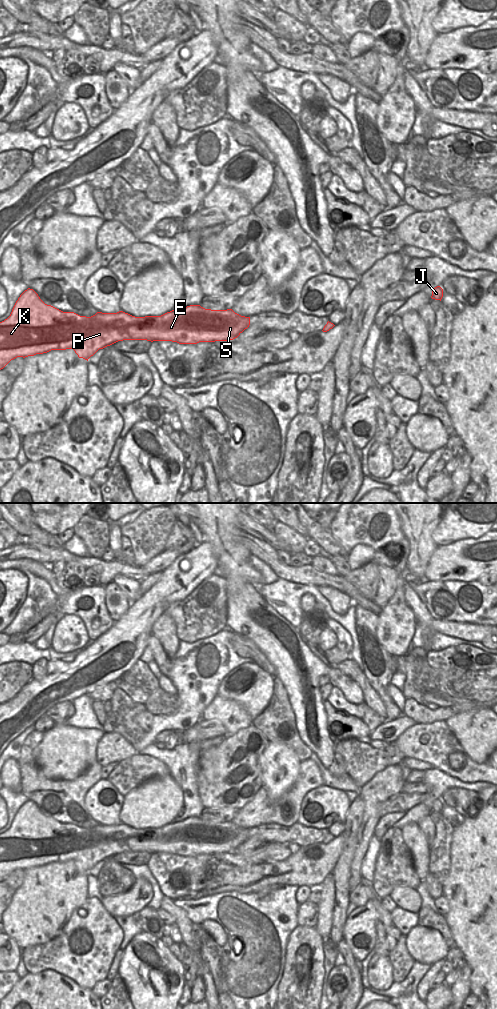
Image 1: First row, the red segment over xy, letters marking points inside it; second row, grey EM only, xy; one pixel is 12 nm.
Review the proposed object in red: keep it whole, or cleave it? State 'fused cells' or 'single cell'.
single cell

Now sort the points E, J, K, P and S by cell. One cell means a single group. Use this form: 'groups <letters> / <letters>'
groups E J K P S

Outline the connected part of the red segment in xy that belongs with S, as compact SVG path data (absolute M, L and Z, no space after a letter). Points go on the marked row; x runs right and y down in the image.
M28 288L16 301L10 316L0 322L0 370L17 357L25 358L51 350L73 349L79 358L88 361L99 349L123 340L179 344L229 341L237 338L249 325L250 317L241 316L232 309L211 310L200 305L172 310L161 316L135 317L123 311L80 316L45 304L33 289Z

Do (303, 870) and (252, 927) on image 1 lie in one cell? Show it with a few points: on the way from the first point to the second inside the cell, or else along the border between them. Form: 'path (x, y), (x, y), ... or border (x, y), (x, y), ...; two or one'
border (298, 886), (270, 884), (266, 887); two

